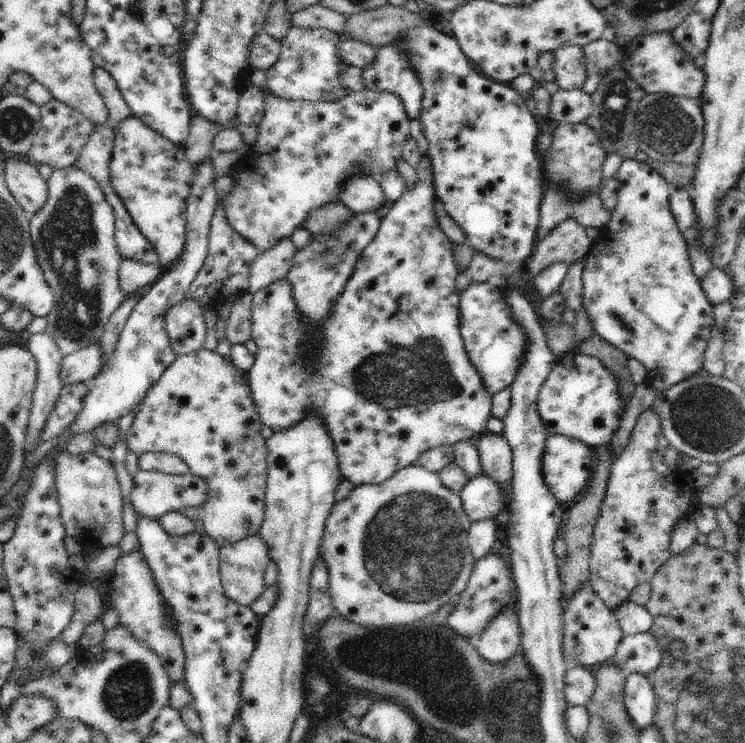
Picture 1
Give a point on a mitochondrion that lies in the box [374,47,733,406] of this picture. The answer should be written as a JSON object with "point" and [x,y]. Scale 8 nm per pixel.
{"point":[666,127]}

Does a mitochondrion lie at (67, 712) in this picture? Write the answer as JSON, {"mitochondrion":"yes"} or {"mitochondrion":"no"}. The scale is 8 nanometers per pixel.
{"mitochondrion":"no"}

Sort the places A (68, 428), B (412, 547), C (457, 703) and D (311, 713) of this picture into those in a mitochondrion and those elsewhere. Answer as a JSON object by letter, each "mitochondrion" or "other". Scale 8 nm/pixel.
{"A":"other","B":"mitochondrion","C":"mitochondrion","D":"other"}

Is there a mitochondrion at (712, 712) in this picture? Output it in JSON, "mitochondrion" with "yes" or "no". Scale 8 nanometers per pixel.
{"mitochondrion":"yes"}

